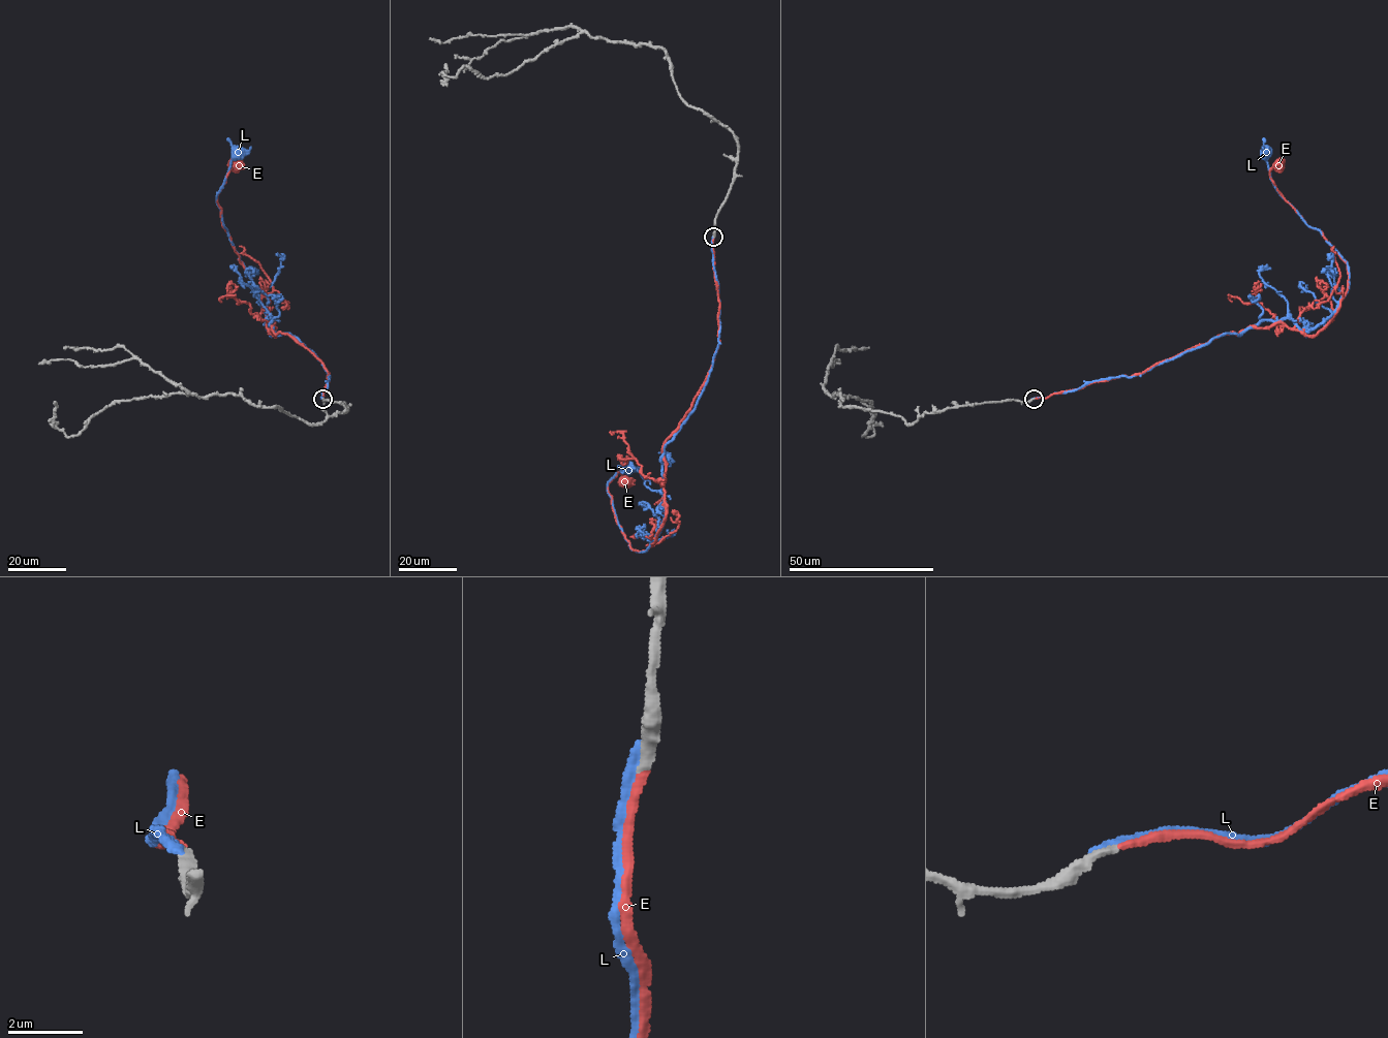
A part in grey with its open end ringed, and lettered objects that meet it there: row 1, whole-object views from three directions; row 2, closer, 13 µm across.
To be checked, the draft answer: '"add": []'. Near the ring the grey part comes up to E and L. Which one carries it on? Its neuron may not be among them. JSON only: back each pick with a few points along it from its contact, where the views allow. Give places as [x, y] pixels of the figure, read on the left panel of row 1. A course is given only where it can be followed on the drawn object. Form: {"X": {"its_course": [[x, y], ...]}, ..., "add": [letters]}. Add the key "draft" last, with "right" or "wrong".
{"E": {"its_course": [[324, 399], [329, 373], [294, 338], [275, 334], [274, 323], [275, 336], [223, 227], [218, 192], [236, 163]]}, "add": ["E"], "draft": "wrong"}

